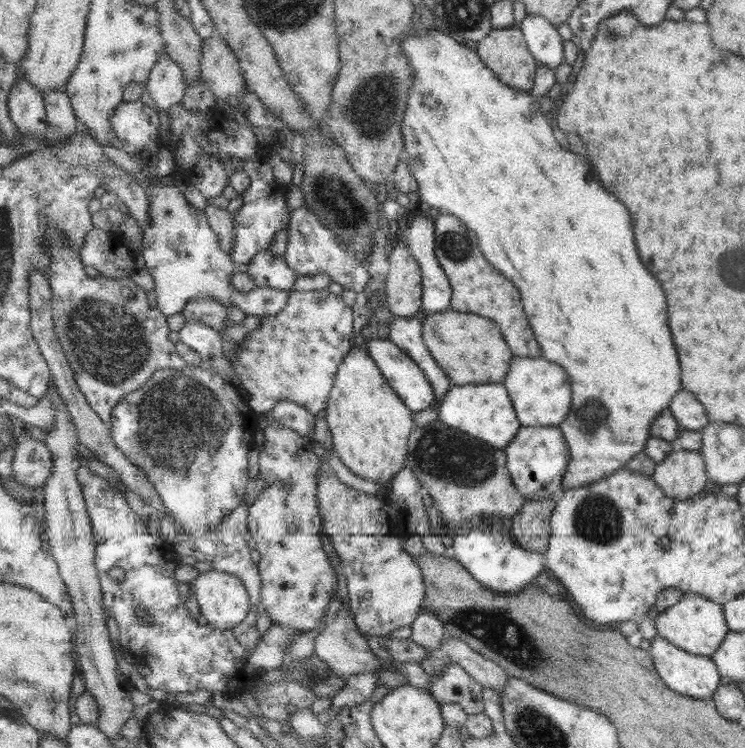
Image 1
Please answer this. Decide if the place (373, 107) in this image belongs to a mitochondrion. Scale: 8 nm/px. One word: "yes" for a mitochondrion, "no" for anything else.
yes

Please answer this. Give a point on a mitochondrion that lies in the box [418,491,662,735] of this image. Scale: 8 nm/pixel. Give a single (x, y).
(495, 630)

